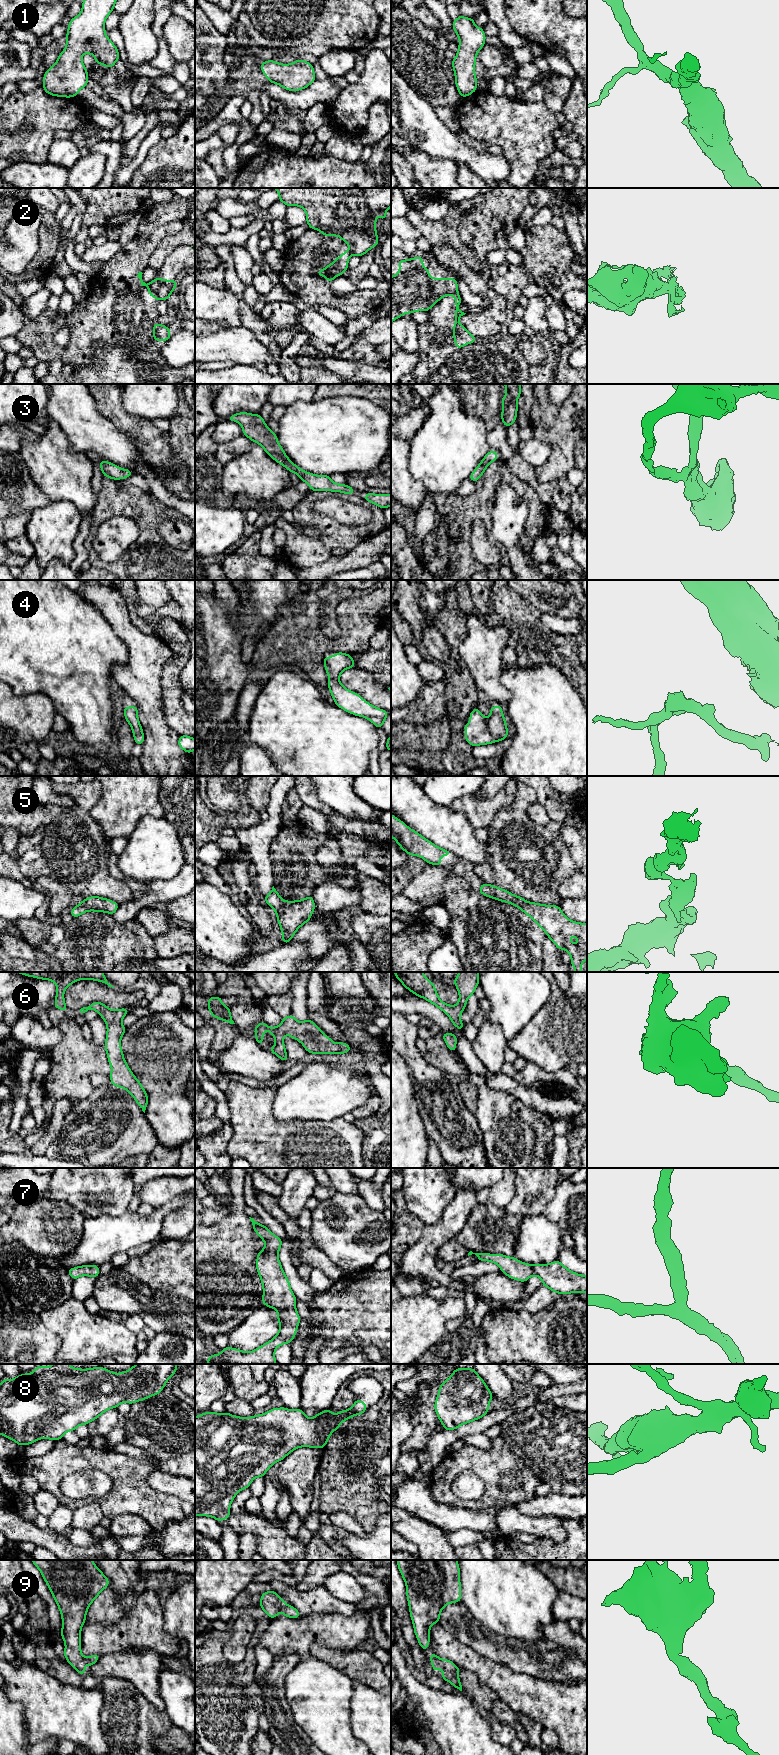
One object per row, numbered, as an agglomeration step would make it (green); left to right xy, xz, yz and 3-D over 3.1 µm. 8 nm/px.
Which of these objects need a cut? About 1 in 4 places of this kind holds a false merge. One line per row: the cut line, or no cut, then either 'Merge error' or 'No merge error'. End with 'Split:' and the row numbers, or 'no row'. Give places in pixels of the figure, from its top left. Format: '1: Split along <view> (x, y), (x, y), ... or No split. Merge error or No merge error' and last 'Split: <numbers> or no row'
1: No split. No merge error
2: Split along xy (146, 284), (160, 298). Merge error
3: No split. No merge error
4: No split. No merge error
5: No split. No merge error
6: No split. No merge error
7: No split. No merge error
8: No split. No merge error
9: No split. No merge error
Split: 2

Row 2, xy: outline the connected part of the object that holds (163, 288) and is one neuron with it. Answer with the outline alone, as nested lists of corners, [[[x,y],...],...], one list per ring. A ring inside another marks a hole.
[[[154,278],[152,282],[147,284],[154,292],[157,293],[161,300],[167,300],[172,291],[177,287],[176,280],[164,280],[162,278]]]

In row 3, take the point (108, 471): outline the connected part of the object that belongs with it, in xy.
[[[100,460],[98,465],[101,467],[103,476],[113,480],[125,479],[134,474],[131,470],[119,468],[111,462]]]

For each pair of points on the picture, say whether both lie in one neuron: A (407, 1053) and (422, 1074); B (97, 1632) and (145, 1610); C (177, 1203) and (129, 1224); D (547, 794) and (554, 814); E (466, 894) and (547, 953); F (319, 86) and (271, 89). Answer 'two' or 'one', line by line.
A: one
B: one
C: one
D: one
E: two
F: one

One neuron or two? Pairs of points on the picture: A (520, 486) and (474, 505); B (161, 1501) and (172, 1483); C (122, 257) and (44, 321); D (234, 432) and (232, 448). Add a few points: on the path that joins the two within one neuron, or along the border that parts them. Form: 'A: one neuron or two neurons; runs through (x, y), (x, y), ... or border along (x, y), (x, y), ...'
A: one neuron; runs through (508, 478), (499, 478), (484, 493)
B: two neurons; border along (146, 1479), (154, 1489), (172, 1494), (182, 1500)
C: one neuron; runs through (114, 291), (114, 305), (68, 351), (60, 351)
D: two neurons; border along (242, 433), (229, 441), (217, 445)

